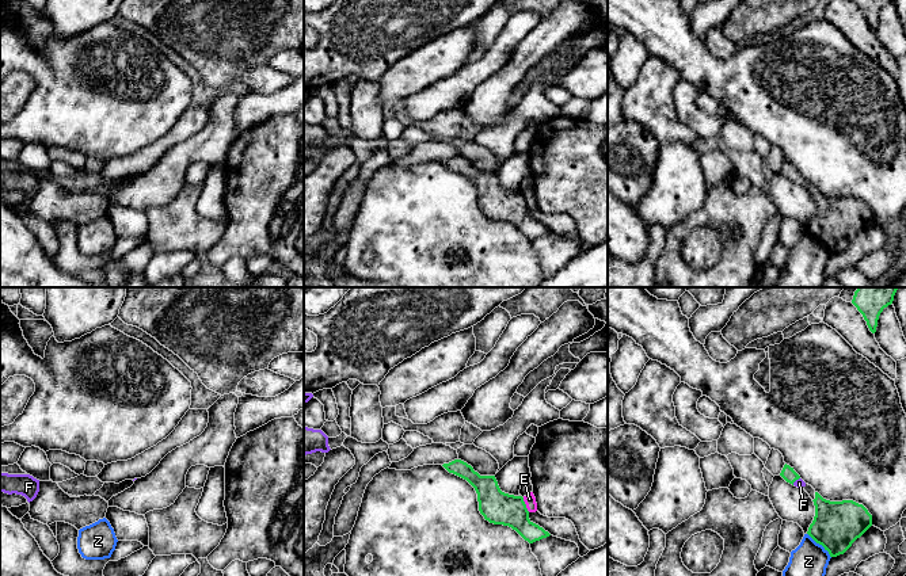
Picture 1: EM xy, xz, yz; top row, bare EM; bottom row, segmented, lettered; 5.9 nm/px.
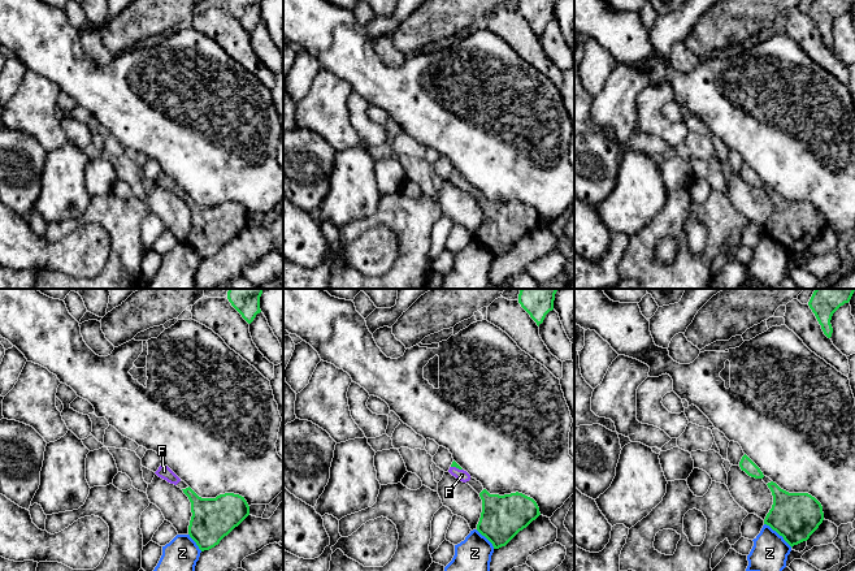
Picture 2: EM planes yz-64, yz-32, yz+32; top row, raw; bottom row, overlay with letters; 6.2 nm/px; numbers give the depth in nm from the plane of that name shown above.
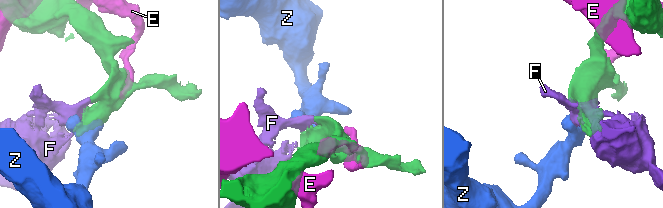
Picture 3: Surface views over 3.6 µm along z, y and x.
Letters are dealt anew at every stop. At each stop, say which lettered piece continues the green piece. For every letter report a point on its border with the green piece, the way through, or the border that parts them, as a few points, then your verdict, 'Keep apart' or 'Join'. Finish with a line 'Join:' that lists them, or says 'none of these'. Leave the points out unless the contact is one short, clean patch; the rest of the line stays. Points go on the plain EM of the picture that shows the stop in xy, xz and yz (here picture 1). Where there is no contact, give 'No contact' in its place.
E: Touches green at xz (525, 201). Keep apart
F: Touches green at yz (795, 176). Path across: yz (787, 170), (795, 176), (799, 179). Join
Z: Touches green at yz (821, 240). Keep apart
Join: F

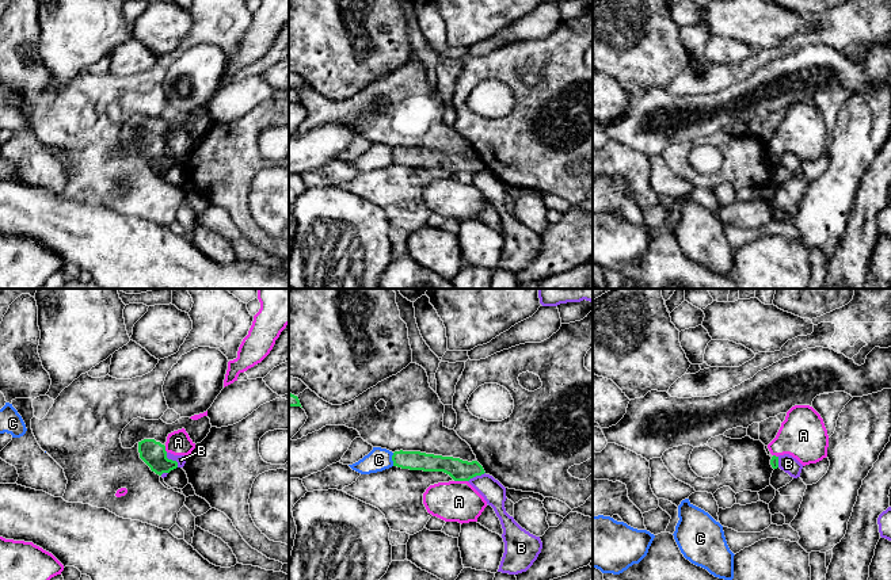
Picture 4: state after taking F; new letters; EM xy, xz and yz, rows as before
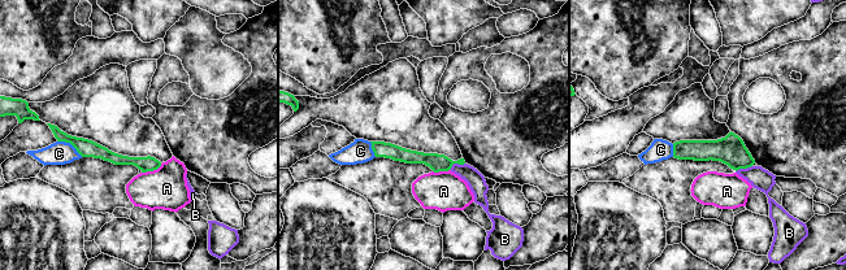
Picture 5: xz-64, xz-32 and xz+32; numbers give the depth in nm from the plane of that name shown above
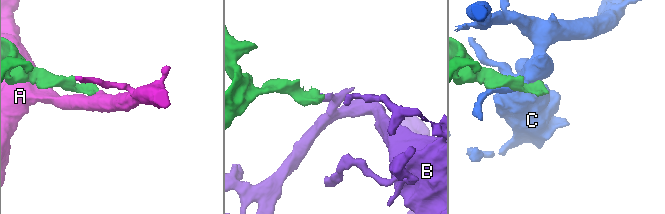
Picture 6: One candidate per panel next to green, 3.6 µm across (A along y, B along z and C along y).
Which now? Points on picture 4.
A: Touches green at xz (461, 176). Boundary: xz (454, 176), (467, 178). Keep apart
B: Touches green at xy (171, 156). Keep apart
C: Touches green at xz (392, 156). Keep apart
Join: none of these

